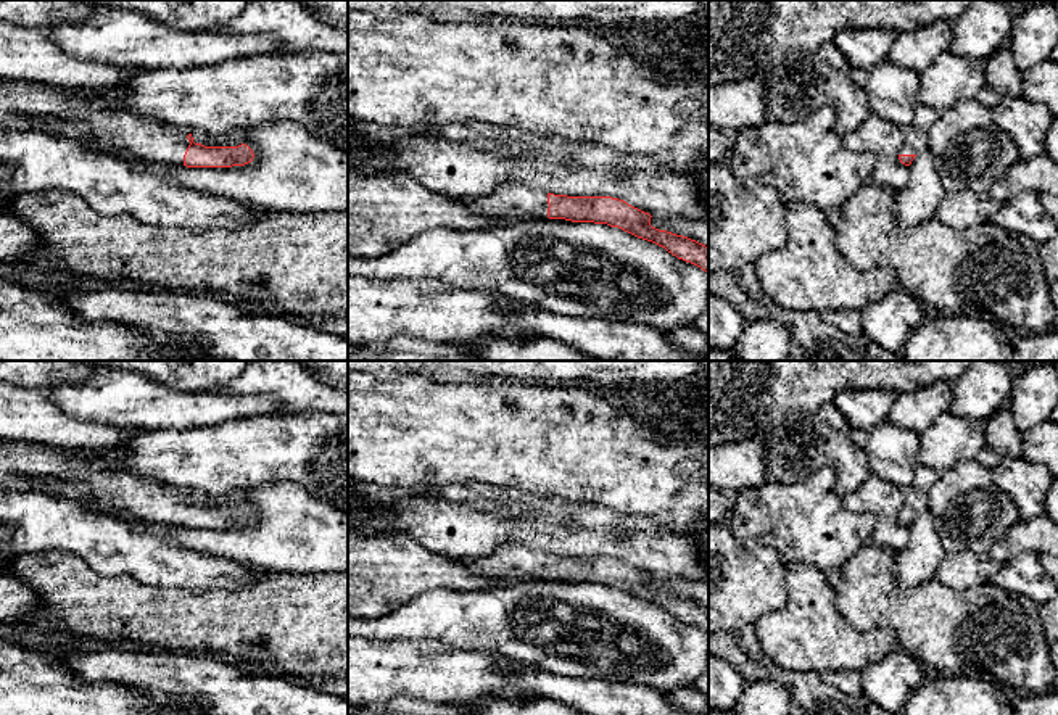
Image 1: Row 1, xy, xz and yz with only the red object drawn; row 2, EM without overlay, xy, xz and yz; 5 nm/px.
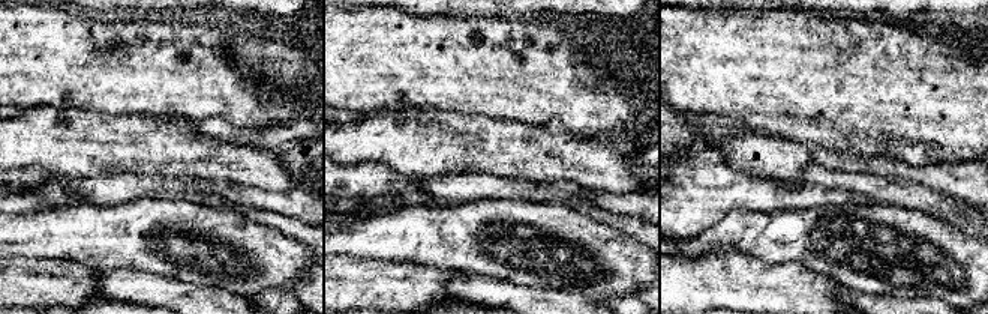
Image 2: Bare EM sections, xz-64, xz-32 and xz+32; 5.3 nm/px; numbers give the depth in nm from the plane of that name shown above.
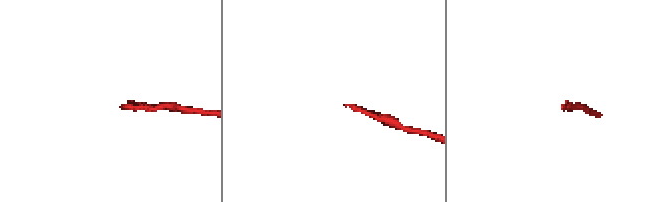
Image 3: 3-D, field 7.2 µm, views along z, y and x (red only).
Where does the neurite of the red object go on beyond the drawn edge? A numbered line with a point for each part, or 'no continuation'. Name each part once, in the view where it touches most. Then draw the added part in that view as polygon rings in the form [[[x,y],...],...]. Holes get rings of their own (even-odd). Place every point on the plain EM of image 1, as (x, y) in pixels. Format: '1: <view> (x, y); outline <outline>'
1: xy (152, 501); outline [[[0,440],[0,472],[24,475],[31,480],[50,478],[53,485],[45,493],[77,501],[90,498],[103,507],[116,507],[140,520],[159,525],[184,527],[184,515],[190,506],[187,496],[192,491],[143,478],[127,469],[106,469],[98,462],[82,462],[74,451],[66,448]]]

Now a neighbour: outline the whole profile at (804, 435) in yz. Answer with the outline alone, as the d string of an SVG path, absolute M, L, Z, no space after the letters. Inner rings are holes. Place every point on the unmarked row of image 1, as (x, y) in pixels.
M833 403L823 404L812 415L784 424L763 440L767 477L791 483L807 478L821 465L831 465L837 478L837 494L844 499L871 475L866 453L853 444L850 432Z

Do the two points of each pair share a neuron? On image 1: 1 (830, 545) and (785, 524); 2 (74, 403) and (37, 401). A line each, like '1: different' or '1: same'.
1: same
2: different

